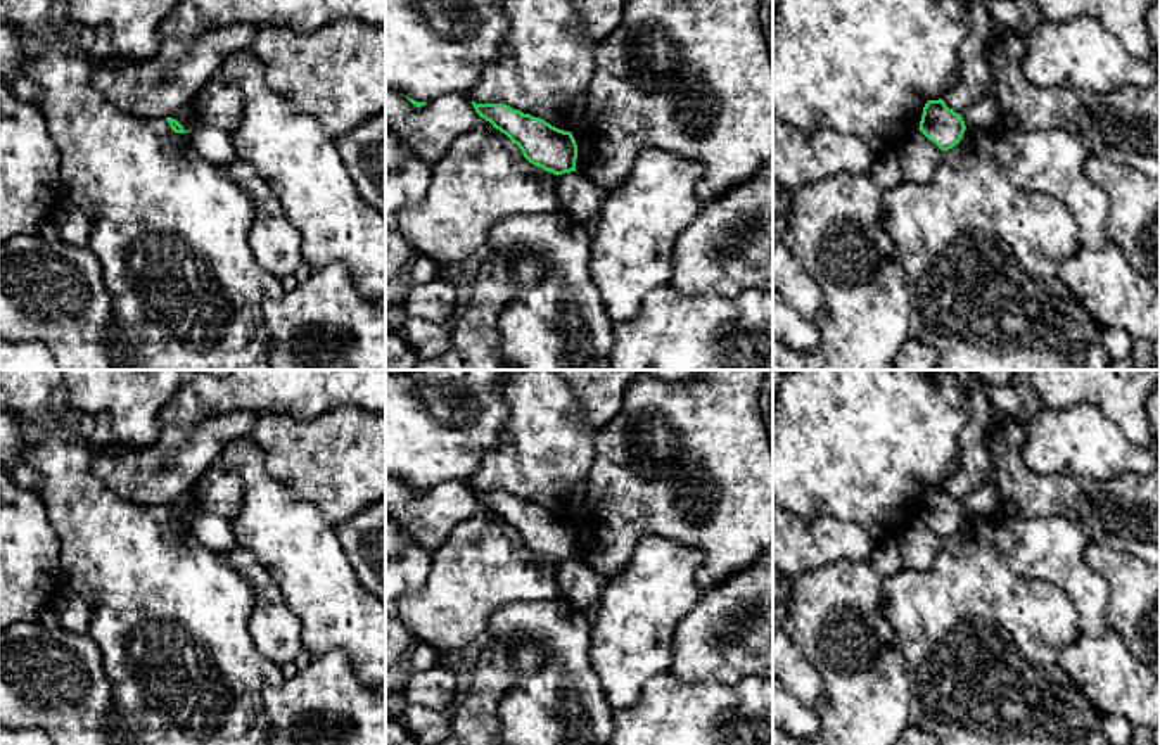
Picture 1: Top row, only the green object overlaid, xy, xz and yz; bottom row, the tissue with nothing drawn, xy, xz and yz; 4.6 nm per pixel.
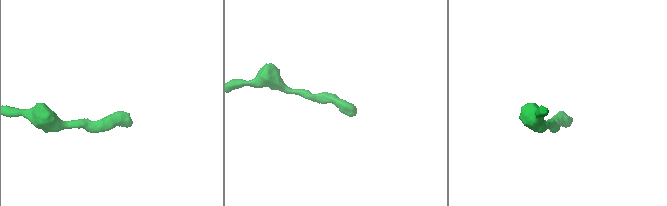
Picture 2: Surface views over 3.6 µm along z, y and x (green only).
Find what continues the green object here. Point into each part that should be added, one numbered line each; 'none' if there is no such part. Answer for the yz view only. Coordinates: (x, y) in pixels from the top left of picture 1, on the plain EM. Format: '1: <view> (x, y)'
none

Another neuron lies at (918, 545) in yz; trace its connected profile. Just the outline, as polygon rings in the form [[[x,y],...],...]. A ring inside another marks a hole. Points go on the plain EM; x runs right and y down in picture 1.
[[[920,517],[897,538],[904,569],[932,570],[944,538],[930,529]]]

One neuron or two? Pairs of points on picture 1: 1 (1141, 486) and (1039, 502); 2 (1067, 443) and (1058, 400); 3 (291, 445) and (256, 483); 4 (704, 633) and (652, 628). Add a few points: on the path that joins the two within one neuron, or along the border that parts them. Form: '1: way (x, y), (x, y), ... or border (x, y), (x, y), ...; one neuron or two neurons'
1: way (1115, 488), (1083, 488), (1076, 495), (1065, 495); one neuron
2: border (1043, 405), (1067, 410), (1093, 403), (1102, 410); two neurons
3: border (249, 436), (261, 448), (265, 469), (299, 496); two neurons
4: border (701, 598), (675, 626), (671, 666), (668, 669); two neurons

